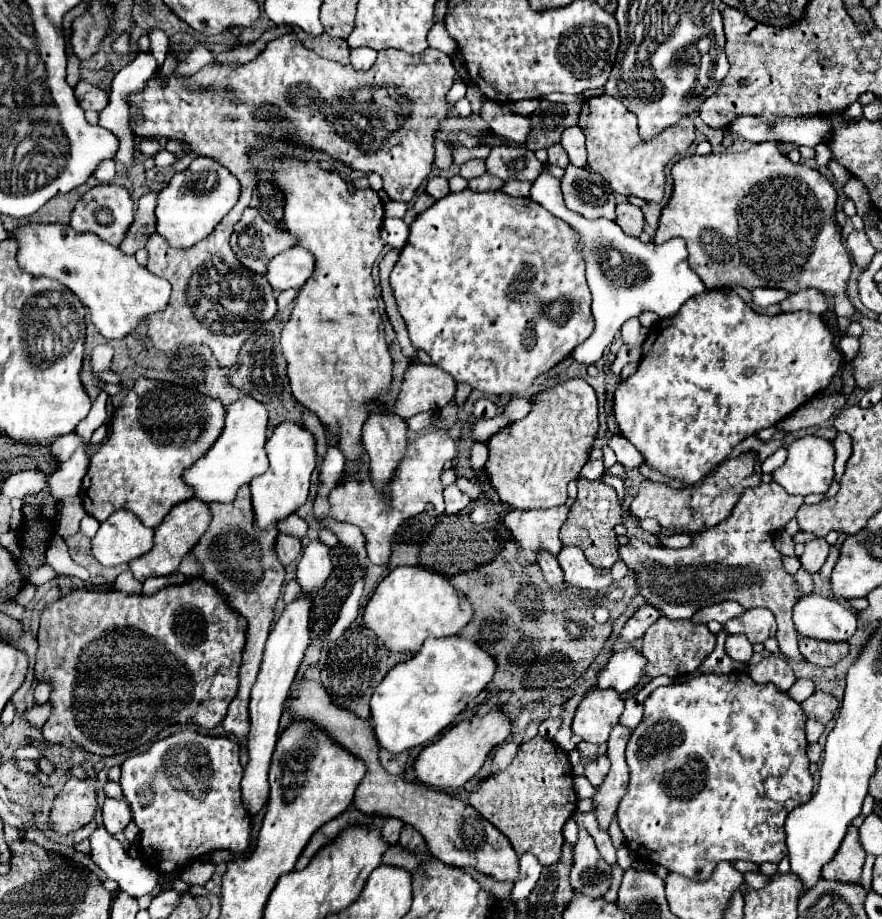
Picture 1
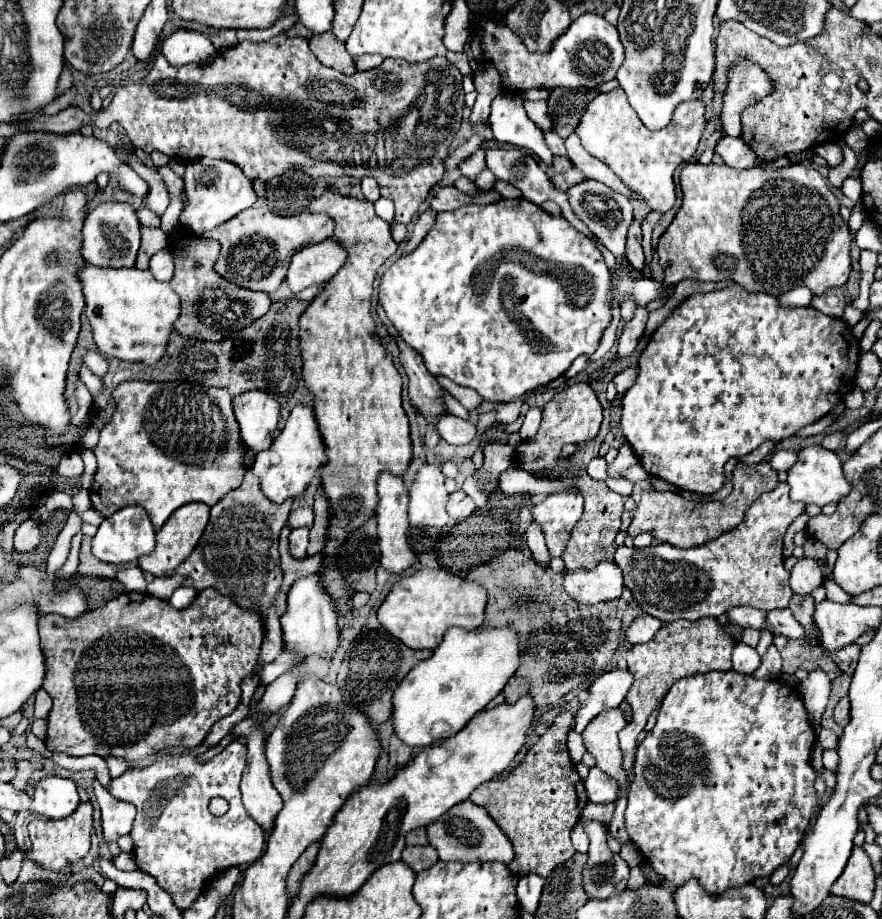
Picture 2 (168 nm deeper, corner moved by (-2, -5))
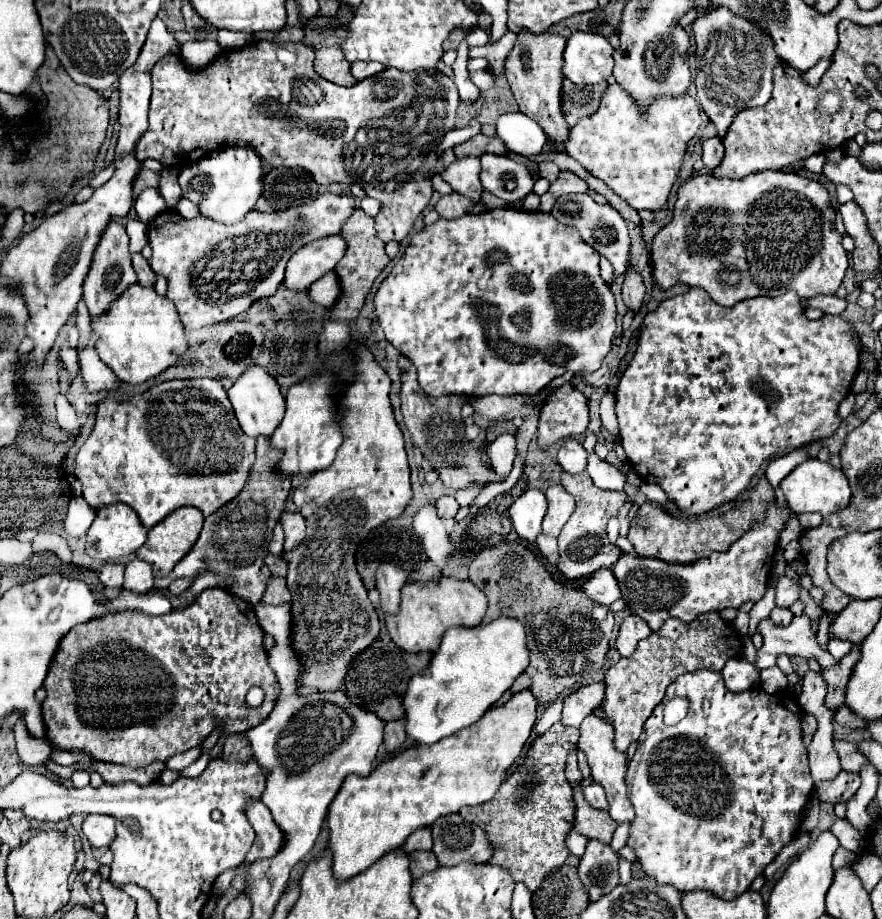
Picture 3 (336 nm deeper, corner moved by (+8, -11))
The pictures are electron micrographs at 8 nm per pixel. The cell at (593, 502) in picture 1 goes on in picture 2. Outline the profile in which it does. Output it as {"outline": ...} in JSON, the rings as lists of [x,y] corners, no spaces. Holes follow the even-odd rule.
{"outline":[[[572,468],[570,476],[574,478],[574,486],[580,490],[580,494],[584,496],[586,504],[584,504],[584,514],[578,520],[578,524],[572,530],[572,536],[568,540],[568,546],[562,554],[562,560],[566,564],[566,570],[592,570],[598,562],[608,560],[614,562],[614,538],[618,534],[621,527],[621,516],[624,512],[624,496],[612,492],[604,482],[594,482],[588,474],[586,468]]]}

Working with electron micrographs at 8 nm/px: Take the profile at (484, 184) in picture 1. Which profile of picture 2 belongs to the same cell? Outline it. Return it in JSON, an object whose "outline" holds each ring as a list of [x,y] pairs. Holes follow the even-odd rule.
{"outline":[[[496,180],[495,189],[500,193],[503,199],[518,199],[522,198],[521,192],[512,184]]]}

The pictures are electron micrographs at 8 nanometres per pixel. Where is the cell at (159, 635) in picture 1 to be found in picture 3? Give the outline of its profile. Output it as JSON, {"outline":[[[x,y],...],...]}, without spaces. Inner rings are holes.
{"outline":[[[206,588],[194,600],[194,604],[190,604],[182,610],[172,610],[168,616],[150,616],[150,614],[144,614],[138,610],[126,610],[126,612],[106,614],[102,618],[94,618],[90,622],[78,624],[60,640],[60,646],[52,658],[48,676],[44,680],[46,700],[42,702],[42,716],[44,716],[44,724],[46,724],[46,740],[52,746],[66,750],[66,752],[84,752],[84,754],[92,756],[94,760],[116,762],[116,764],[124,764],[130,768],[142,768],[152,762],[168,762],[174,754],[182,754],[182,752],[194,748],[216,726],[222,726],[224,734],[244,732],[248,726],[252,728],[252,726],[260,724],[268,716],[268,712],[272,712],[272,704],[276,700],[276,680],[272,676],[272,668],[268,666],[268,656],[262,646],[262,638],[264,638],[264,630],[258,626],[254,606],[244,604],[244,600],[236,600],[236,596],[232,596],[230,592],[226,592],[222,588]],[[254,686],[262,688],[266,694],[264,704],[258,708],[252,708],[246,704],[246,694]]]}

